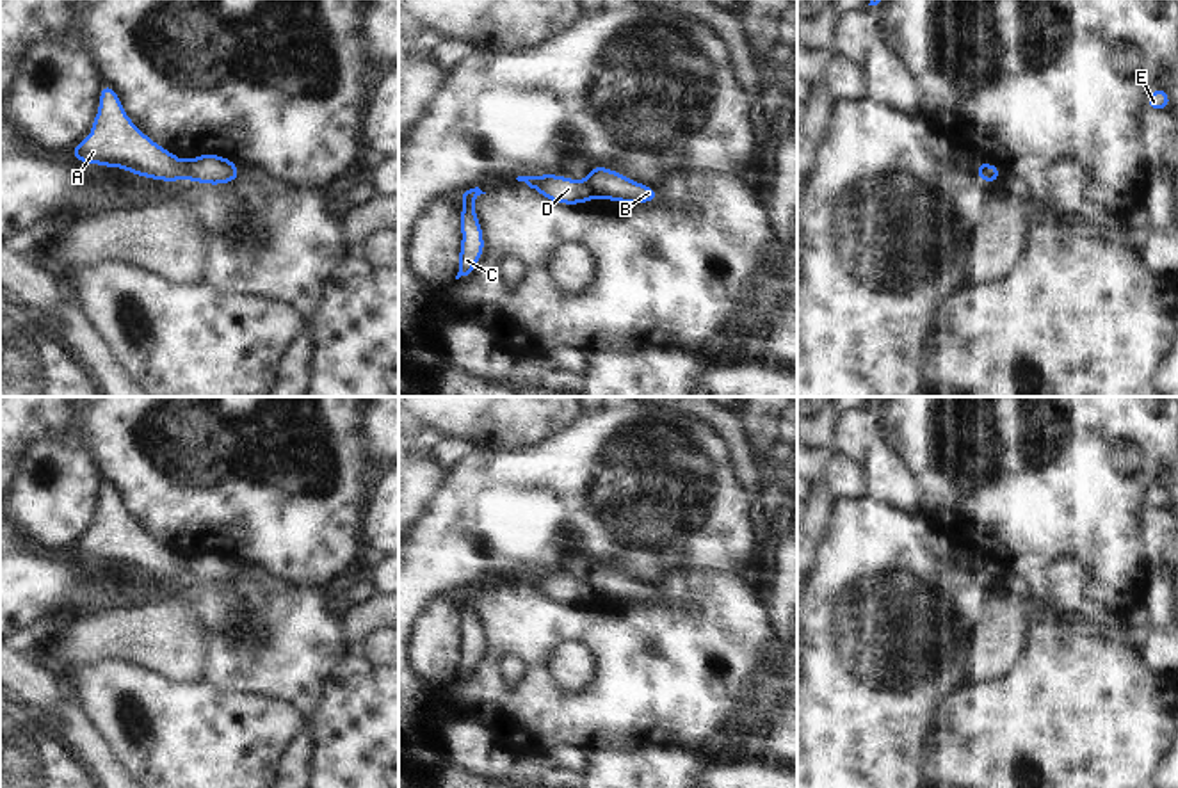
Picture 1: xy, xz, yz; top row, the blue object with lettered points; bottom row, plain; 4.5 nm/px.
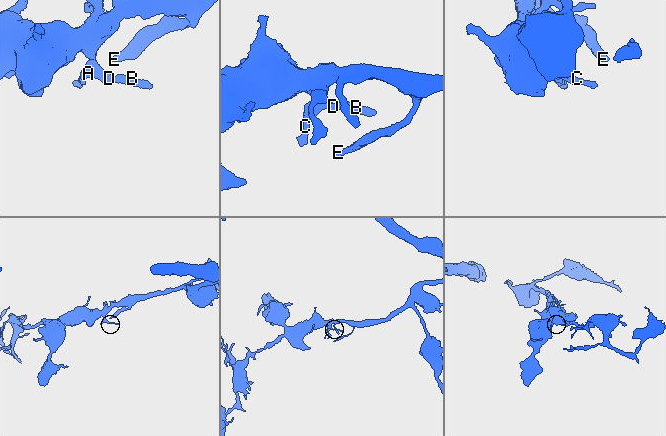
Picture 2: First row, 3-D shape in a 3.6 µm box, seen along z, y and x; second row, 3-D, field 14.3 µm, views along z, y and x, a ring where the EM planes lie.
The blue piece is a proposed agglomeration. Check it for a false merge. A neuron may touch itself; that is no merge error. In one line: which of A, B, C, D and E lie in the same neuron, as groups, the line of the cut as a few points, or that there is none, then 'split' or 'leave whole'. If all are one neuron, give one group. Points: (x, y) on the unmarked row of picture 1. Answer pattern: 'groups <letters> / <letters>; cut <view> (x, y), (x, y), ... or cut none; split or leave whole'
groups A C D E / B; cut xy (184, 561), (189, 577); split

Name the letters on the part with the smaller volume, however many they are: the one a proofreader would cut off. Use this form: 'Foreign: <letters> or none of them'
Foreign: B

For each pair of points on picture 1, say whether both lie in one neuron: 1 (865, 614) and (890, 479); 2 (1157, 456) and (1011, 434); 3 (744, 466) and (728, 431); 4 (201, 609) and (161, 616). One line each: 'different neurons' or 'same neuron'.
1: different neurons
2: same neuron
3: same neuron
4: different neurons

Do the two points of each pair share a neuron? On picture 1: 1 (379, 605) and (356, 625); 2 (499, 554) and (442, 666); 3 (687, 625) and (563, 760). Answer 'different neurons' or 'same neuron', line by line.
1: same neuron
2: different neurons
3: different neurons

